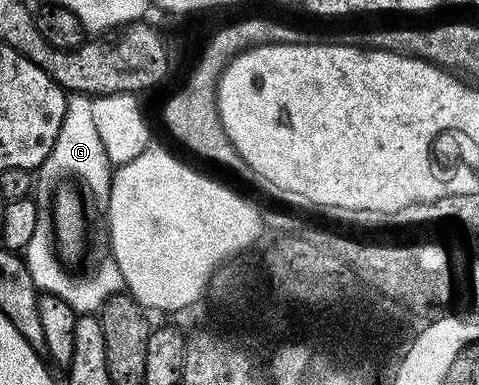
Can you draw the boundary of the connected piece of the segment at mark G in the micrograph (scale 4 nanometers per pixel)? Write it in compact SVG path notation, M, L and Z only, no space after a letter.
M79 92L68 94L65 117L62 118L61 130L57 135L57 141L54 142L54 149L35 173L33 197L38 205L36 231L23 256L35 287L42 294L59 297L78 315L98 312L109 297L122 294L126 286L123 275L114 263L101 268L98 273L89 275L75 275L65 271L57 259L57 244L54 240L54 195L63 179L77 179L83 183L93 200L99 202L99 205L106 204L110 199L114 170L109 155L105 152L105 145L98 136L92 98Z

